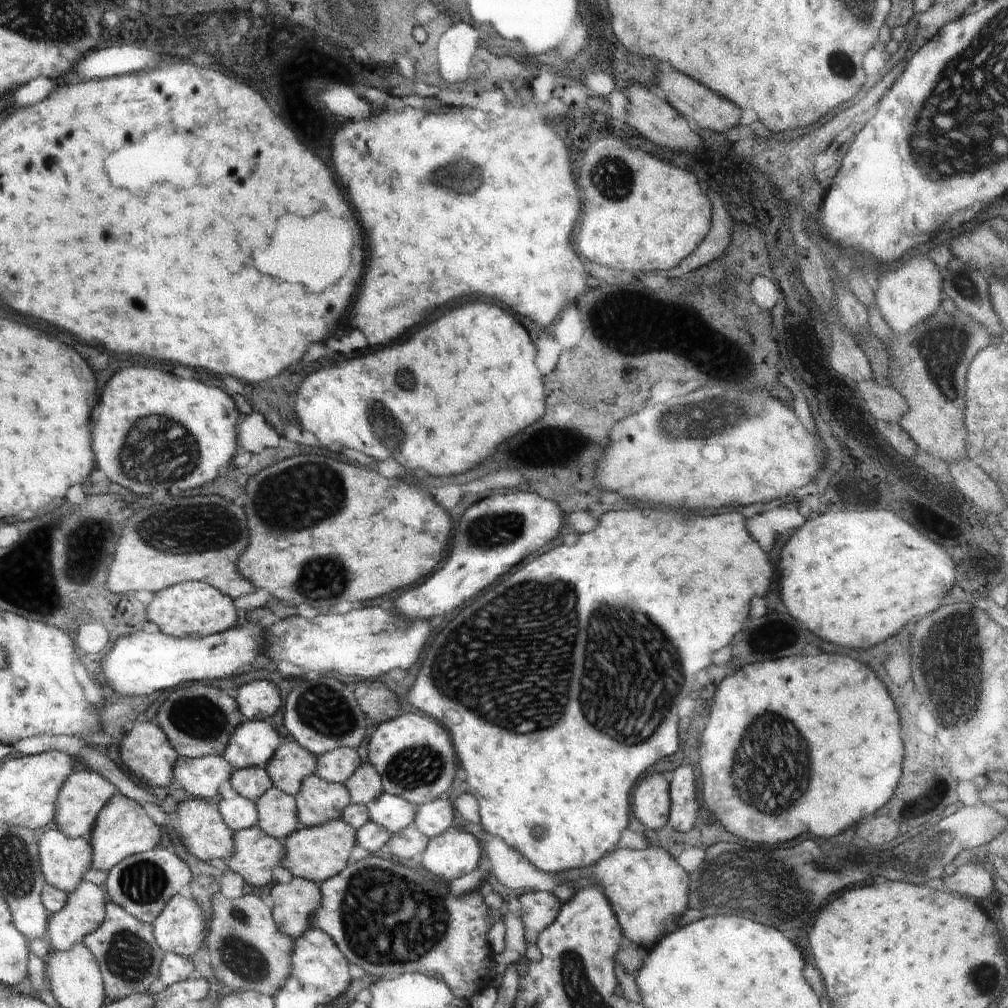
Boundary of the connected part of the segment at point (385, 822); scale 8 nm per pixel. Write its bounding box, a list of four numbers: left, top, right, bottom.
[367,792,417,834]

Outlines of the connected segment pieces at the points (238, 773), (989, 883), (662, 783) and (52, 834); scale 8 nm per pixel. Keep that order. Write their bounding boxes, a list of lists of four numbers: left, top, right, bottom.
[[229,765,273,801],[941,861,995,898],[632,771,669,830],[39,828,93,895]]

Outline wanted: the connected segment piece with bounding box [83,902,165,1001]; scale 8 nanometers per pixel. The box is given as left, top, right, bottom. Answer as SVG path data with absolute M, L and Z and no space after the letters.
M111 902L104 924L87 936L83 944L97 958L104 976L105 996L112 1001L120 1001L132 994L147 993L158 981L165 953L154 939L153 926L142 923L116 903Z

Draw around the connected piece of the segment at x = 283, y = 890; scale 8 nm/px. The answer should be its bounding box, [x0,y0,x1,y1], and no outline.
[267,877,322,941]

